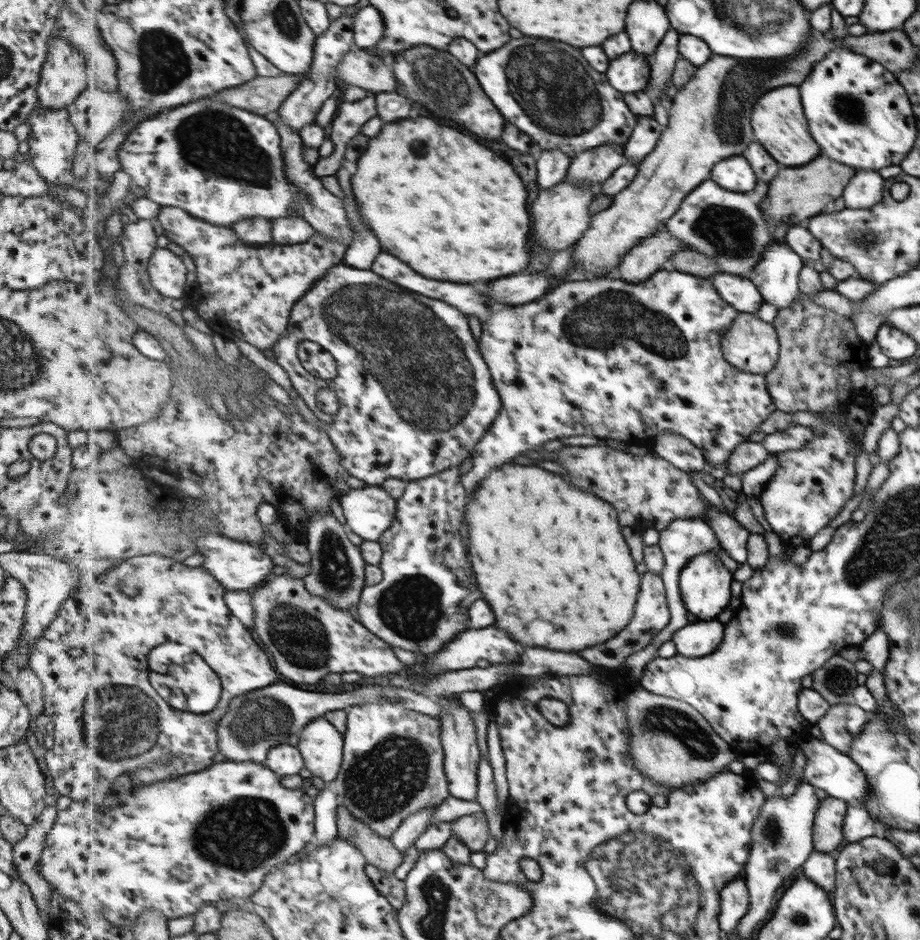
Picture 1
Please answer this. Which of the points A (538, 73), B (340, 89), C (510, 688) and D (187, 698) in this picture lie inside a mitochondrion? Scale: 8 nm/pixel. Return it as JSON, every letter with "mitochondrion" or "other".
{"A":"mitochondrion","B":"other","C":"other","D":"mitochondrion"}

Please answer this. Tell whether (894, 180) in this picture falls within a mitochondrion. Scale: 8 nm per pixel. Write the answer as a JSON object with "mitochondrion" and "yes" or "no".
{"mitochondrion":"no"}

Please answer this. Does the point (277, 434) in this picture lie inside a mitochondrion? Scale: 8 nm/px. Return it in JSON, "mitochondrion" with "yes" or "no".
{"mitochondrion":"no"}

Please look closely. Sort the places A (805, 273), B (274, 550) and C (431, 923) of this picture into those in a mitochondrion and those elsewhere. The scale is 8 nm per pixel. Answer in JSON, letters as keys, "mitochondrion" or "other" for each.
{"A":"other","B":"other","C":"mitochondrion"}

